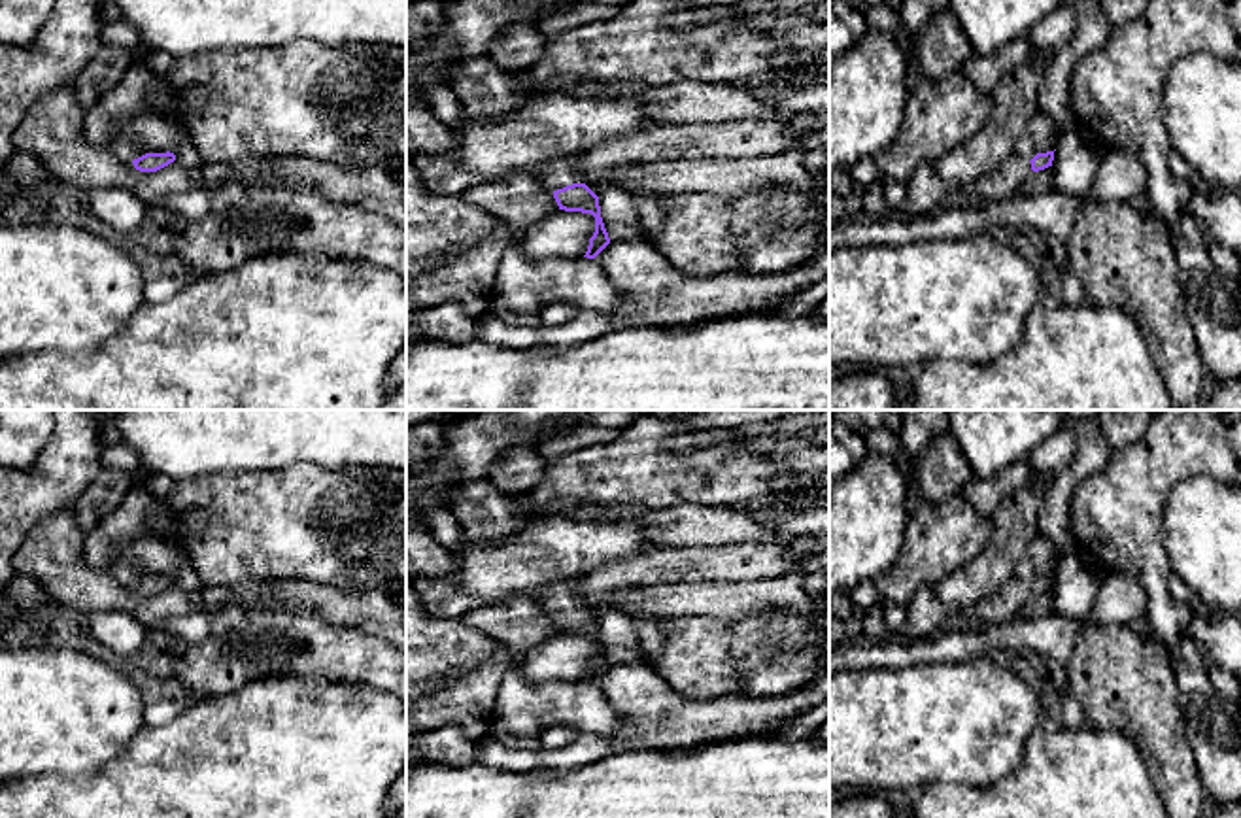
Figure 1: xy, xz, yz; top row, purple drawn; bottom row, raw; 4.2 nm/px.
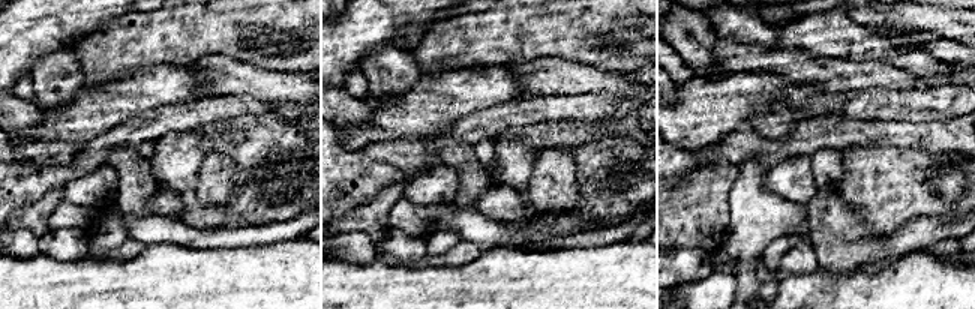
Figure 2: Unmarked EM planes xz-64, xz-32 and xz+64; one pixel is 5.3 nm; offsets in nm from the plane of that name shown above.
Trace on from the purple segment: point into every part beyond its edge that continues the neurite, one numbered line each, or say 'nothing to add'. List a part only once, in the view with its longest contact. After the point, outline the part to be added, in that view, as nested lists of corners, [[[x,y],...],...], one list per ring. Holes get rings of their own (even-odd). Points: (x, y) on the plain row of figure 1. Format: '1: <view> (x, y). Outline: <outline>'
1: xz (560, 596). Outline: [[[578,580],[555,582],[548,586],[536,599],[544,605],[550,614],[580,606]]]

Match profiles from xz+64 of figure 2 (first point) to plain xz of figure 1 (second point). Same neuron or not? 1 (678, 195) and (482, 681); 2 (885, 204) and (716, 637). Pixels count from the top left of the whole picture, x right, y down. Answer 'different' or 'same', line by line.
1: same
2: same

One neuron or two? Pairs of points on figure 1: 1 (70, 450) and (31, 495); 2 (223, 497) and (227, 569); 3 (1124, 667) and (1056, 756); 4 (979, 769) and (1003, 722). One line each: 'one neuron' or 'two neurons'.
1: one neuron
2: one neuron
3: two neurons
4: one neuron

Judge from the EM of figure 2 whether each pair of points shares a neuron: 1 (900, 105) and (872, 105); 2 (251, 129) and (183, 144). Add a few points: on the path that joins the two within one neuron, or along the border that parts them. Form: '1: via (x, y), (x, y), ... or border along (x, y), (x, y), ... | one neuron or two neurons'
1: via (893, 105), (879, 105) | one neuron
2: via (234, 137), (213, 137), (200, 141) | one neuron

